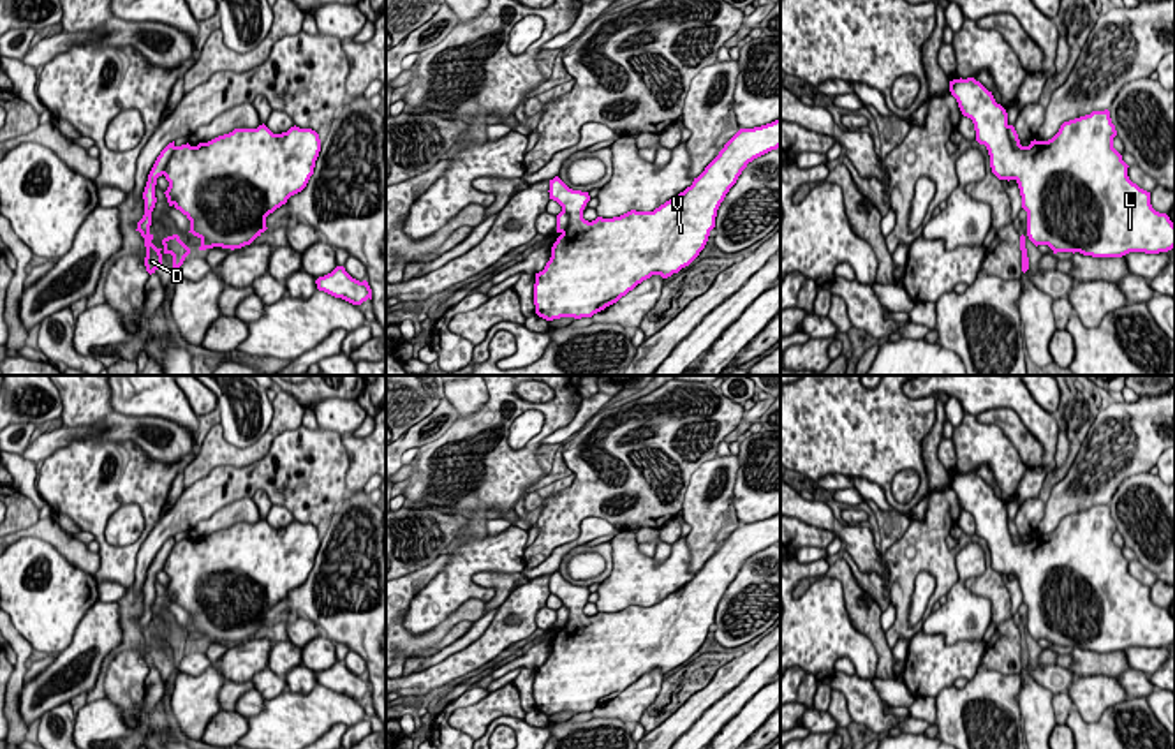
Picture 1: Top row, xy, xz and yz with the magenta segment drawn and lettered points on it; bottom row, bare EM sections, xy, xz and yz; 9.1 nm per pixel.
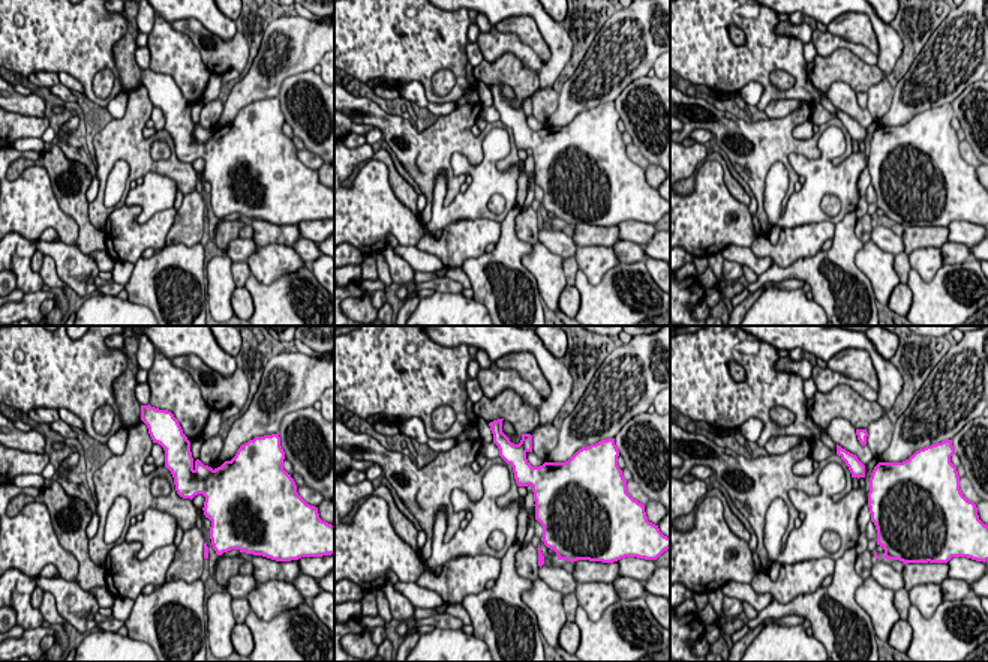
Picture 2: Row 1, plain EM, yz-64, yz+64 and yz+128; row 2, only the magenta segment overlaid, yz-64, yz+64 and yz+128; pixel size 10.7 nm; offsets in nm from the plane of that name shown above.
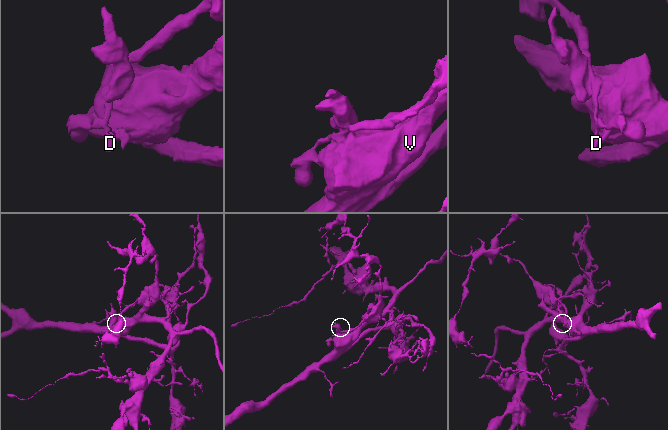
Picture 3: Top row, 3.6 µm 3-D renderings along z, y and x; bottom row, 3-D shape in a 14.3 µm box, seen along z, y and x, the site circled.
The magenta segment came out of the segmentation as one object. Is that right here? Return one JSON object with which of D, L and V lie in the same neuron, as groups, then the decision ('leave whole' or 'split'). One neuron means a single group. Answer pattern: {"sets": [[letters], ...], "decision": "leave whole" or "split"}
{"sets": [["D"], ["L", "V"]], "decision": "split"}

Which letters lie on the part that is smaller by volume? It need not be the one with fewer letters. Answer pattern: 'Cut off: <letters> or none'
Cut off: D

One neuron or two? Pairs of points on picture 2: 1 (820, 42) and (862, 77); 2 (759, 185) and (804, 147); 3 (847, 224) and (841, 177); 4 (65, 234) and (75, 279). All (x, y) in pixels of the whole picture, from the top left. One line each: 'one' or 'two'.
1: one
2: one
3: two
4: two

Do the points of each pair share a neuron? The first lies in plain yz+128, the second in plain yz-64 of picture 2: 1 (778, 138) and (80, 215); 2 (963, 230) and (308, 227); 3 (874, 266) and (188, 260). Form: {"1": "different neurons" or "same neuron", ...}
{"1": "different neurons", "2": "same neuron", "3": "different neurons"}

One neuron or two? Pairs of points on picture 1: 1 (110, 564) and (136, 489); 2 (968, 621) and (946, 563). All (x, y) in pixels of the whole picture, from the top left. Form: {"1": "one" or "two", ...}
{"1": "one", "2": "two"}

